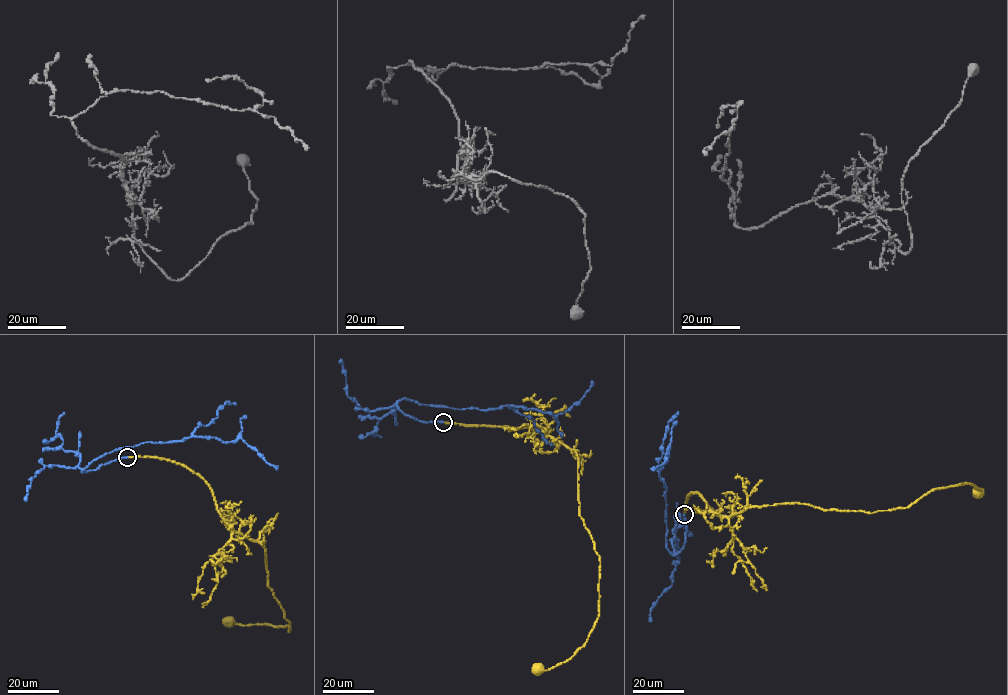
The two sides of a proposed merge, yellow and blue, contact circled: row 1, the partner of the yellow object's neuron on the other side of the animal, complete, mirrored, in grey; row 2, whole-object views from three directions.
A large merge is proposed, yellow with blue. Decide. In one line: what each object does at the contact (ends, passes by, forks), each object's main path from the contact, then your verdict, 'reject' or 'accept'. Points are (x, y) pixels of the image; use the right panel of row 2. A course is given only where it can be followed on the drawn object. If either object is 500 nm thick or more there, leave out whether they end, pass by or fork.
yellow ends | blue ends | yellow via (684, 514), (691, 492), (728, 516), (787, 503), (872, 513), (909, 507), (934, 489), (967, 483), (978, 491) | blue via (684, 514), (686, 541), (672, 554), (666, 541), (666, 487), (659, 472), (668, 449), (665, 462), (651, 469) | accept

